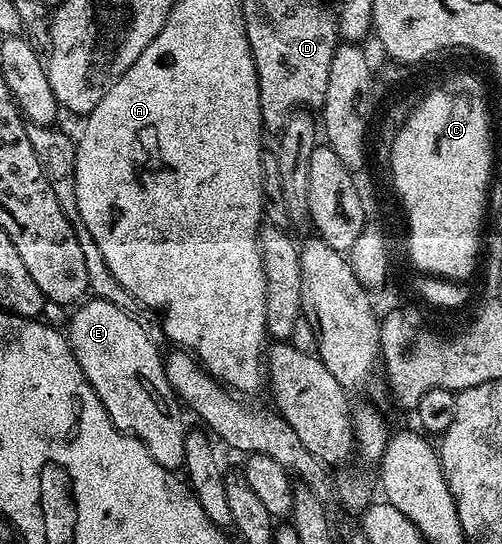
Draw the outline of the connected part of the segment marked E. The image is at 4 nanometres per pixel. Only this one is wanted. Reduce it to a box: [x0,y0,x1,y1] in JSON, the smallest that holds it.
[66,298,186,469]

